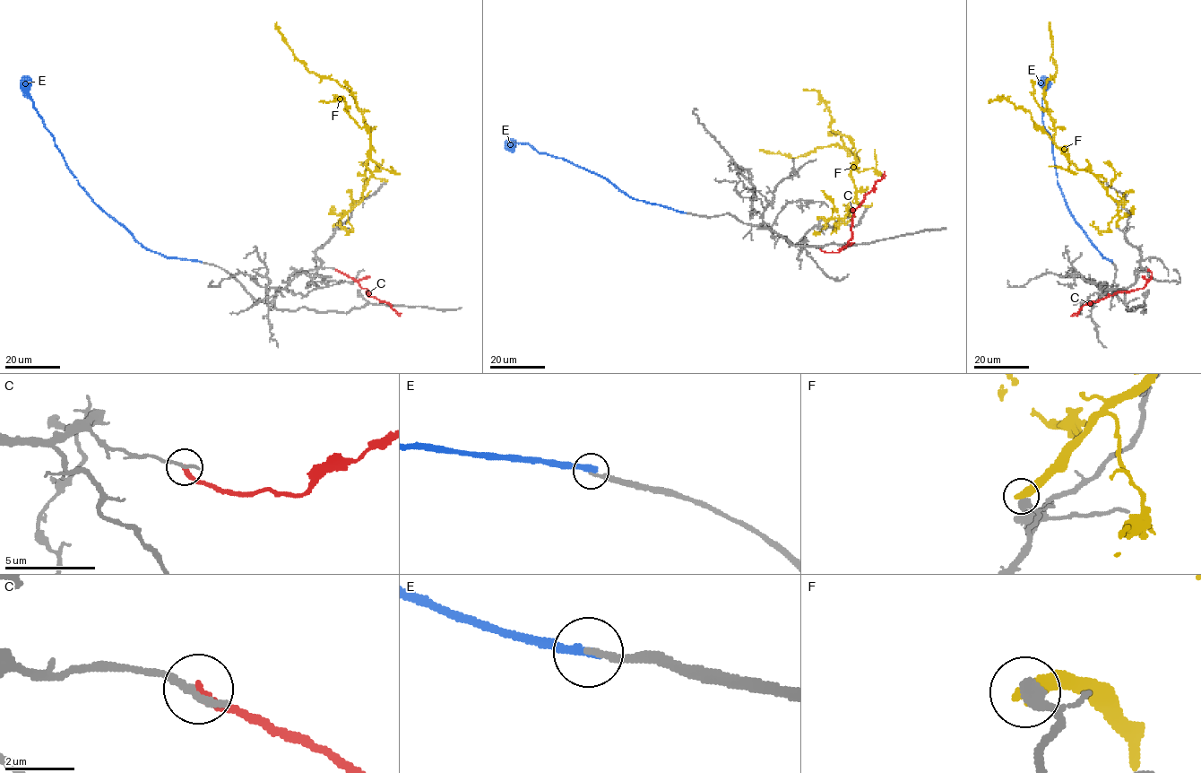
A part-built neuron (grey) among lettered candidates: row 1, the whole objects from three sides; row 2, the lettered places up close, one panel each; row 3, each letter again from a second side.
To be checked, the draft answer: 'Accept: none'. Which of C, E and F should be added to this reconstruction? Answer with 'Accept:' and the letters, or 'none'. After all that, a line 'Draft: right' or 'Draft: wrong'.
Accept: none
Draft: right

